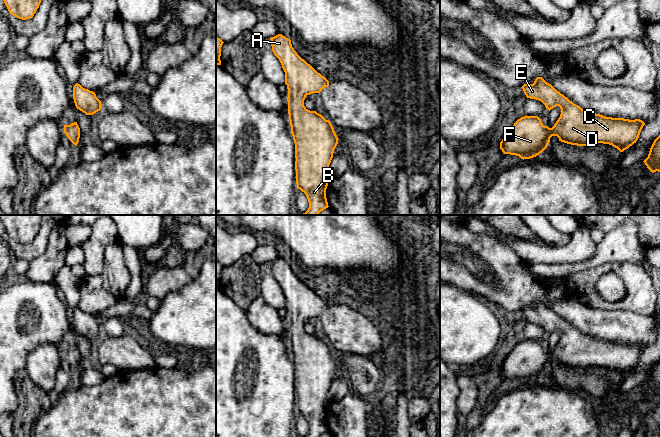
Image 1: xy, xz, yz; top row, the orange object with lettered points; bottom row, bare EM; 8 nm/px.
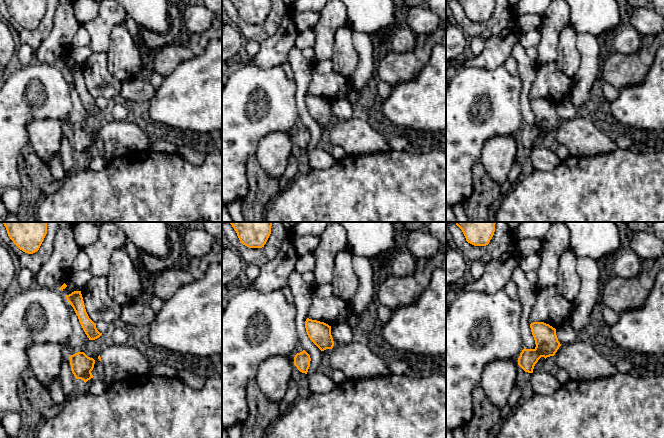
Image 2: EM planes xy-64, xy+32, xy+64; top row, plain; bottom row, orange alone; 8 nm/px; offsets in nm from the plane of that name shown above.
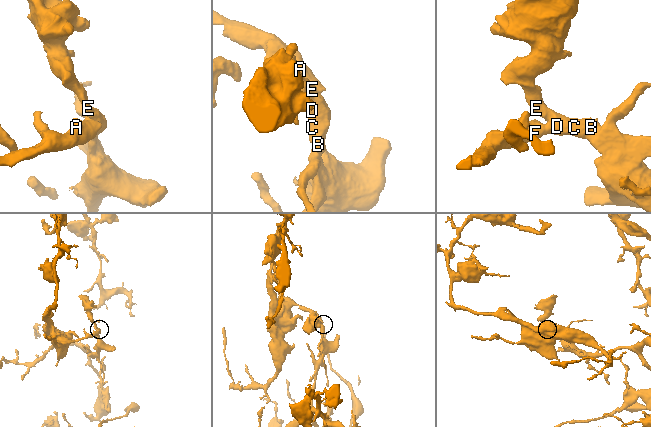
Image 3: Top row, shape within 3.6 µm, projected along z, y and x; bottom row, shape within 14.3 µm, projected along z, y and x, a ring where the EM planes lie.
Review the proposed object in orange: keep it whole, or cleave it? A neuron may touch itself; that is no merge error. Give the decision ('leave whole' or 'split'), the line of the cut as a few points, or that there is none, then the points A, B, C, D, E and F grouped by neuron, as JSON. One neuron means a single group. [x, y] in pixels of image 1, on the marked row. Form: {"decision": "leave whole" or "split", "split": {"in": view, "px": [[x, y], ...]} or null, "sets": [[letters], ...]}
{"decision": "leave whole", "split": null, "sets": [["A", "B", "C", "D", "E", "F"]]}

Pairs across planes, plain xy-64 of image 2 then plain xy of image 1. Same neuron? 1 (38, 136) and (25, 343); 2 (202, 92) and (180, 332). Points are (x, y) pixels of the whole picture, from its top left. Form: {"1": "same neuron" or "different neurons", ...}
{"1": "different neurons", "2": "same neuron"}

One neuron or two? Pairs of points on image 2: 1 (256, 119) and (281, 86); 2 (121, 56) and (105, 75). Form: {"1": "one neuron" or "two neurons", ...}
{"1": "one neuron", "2": "two neurons"}

